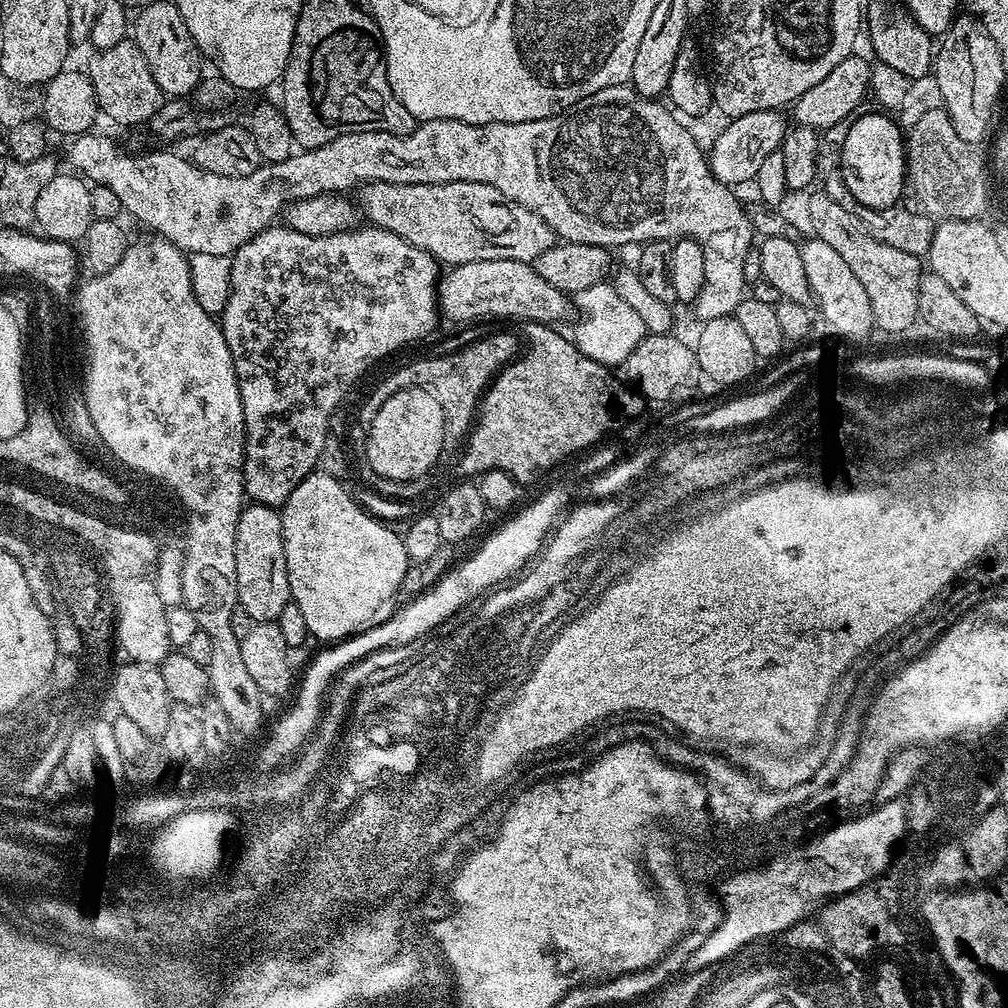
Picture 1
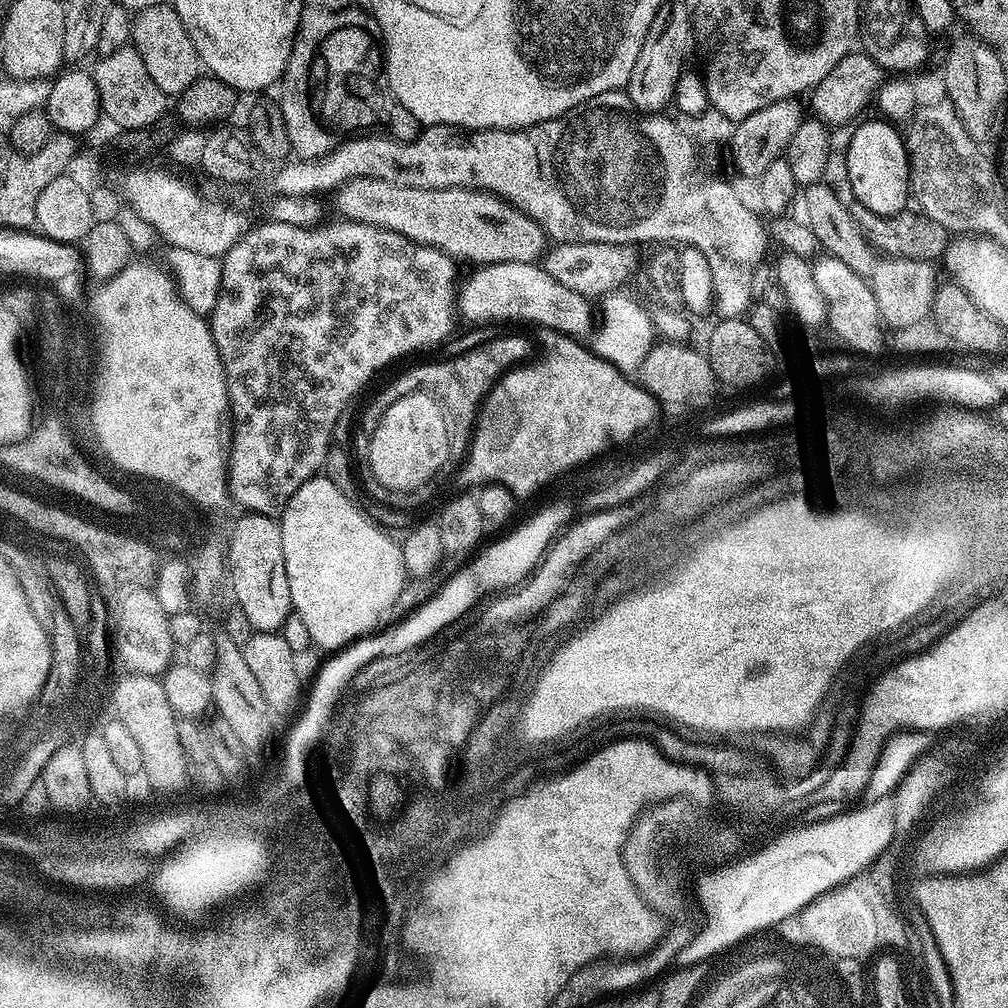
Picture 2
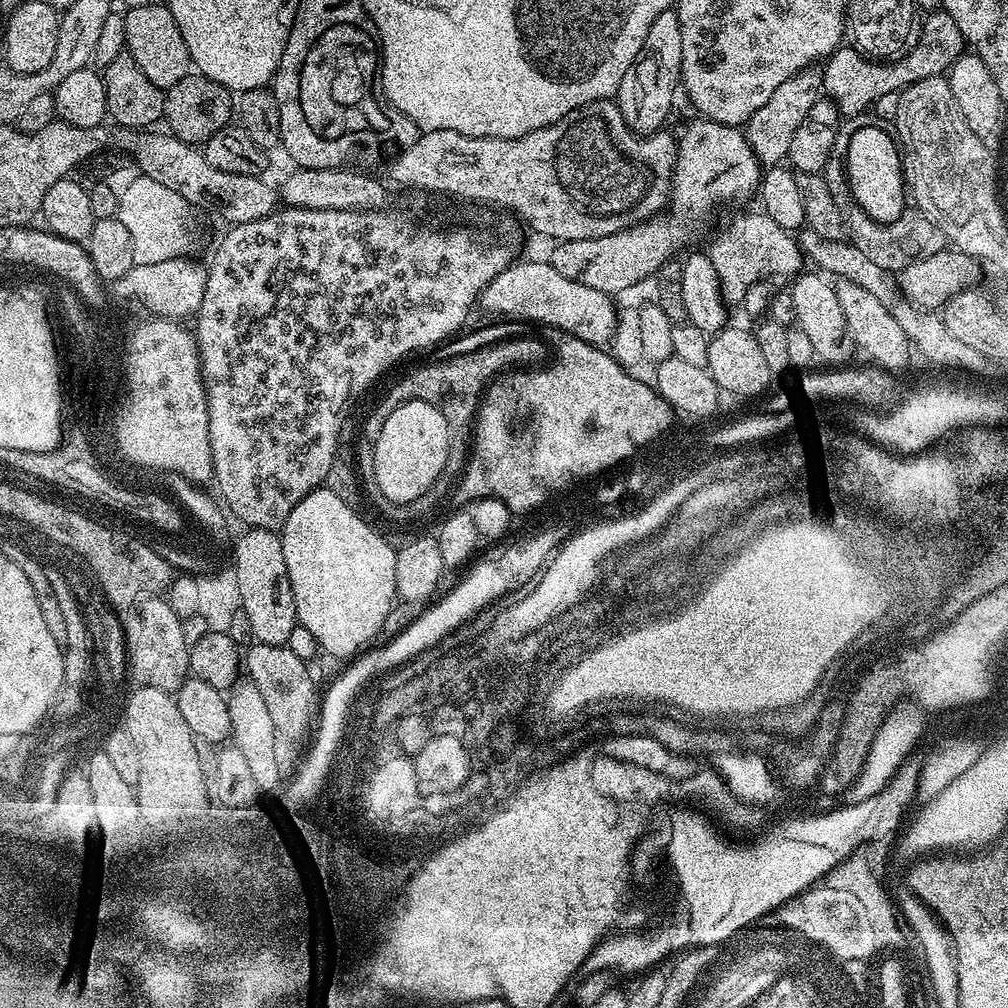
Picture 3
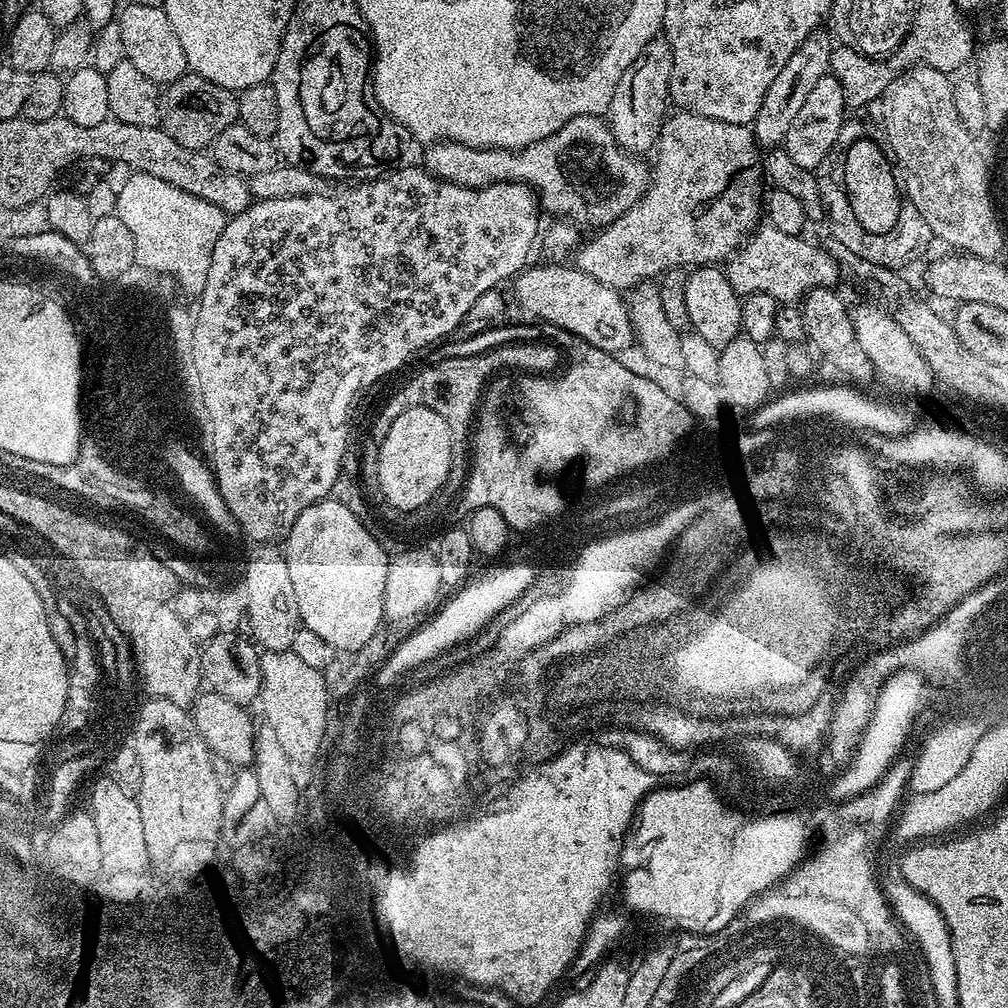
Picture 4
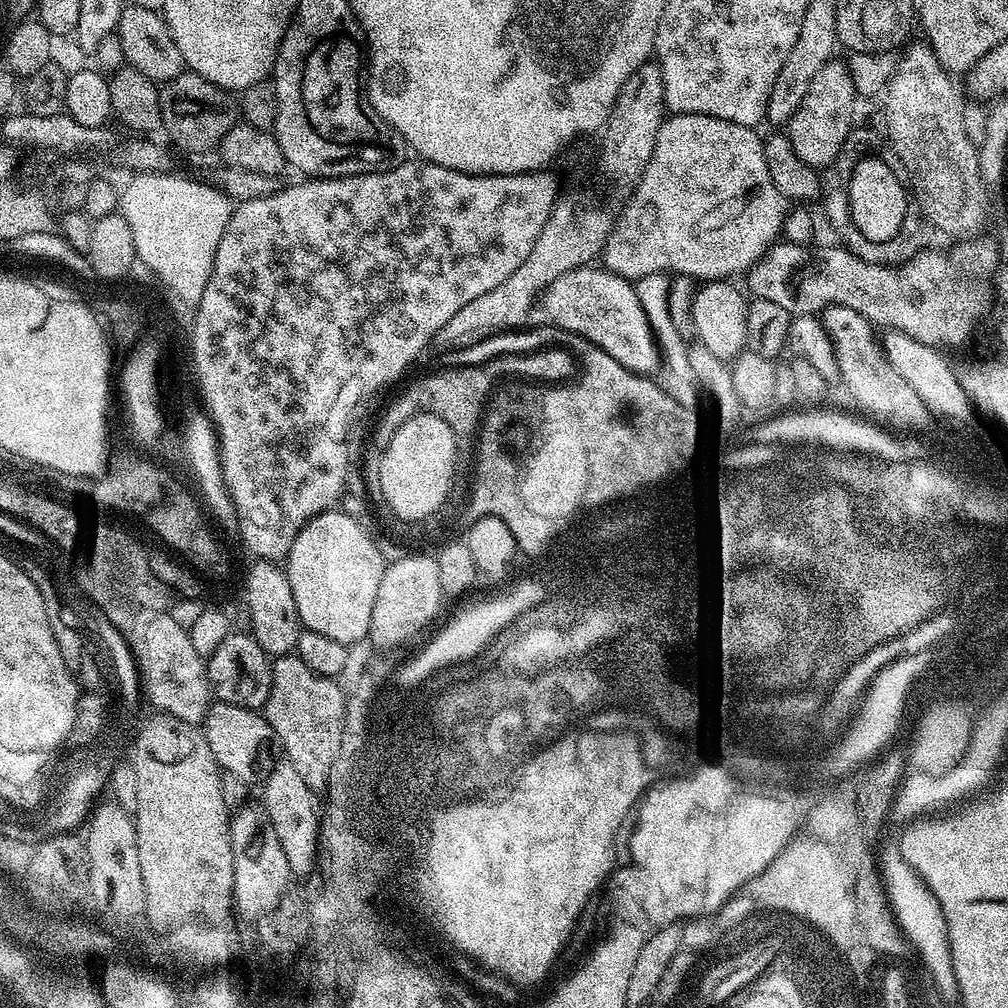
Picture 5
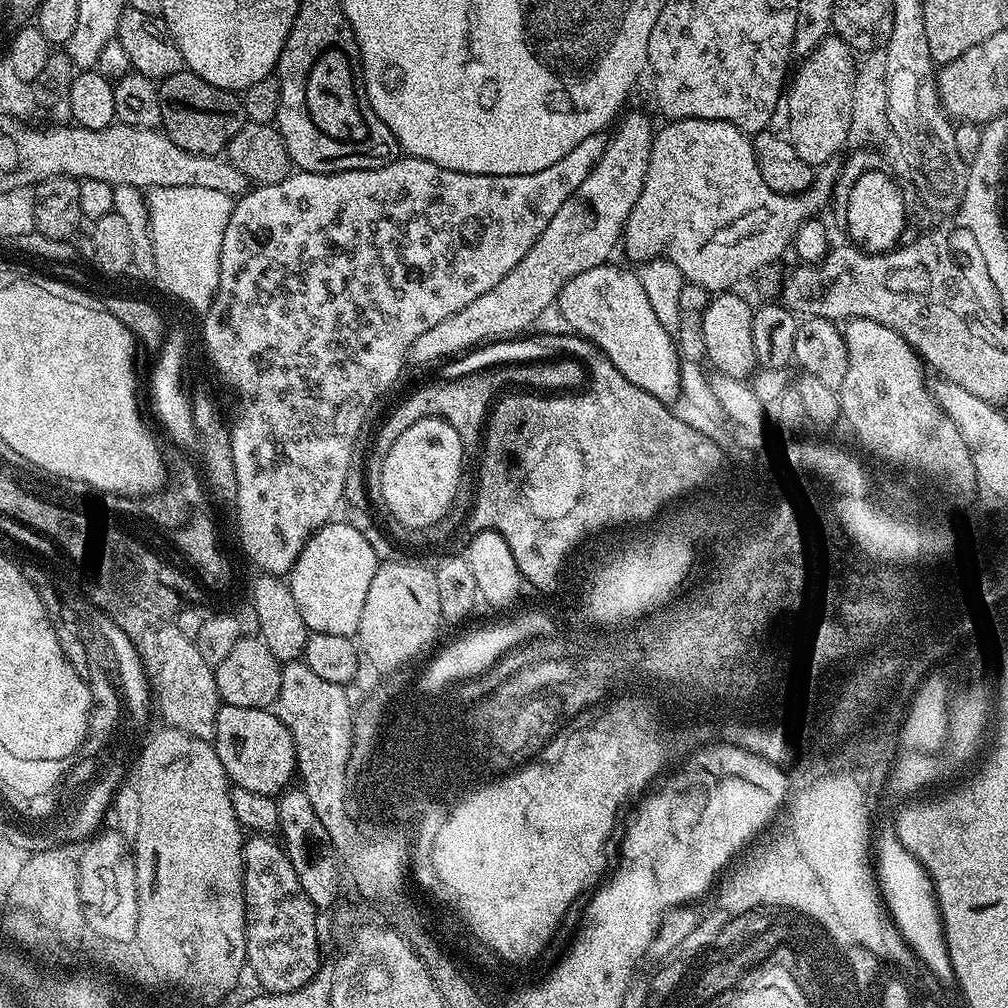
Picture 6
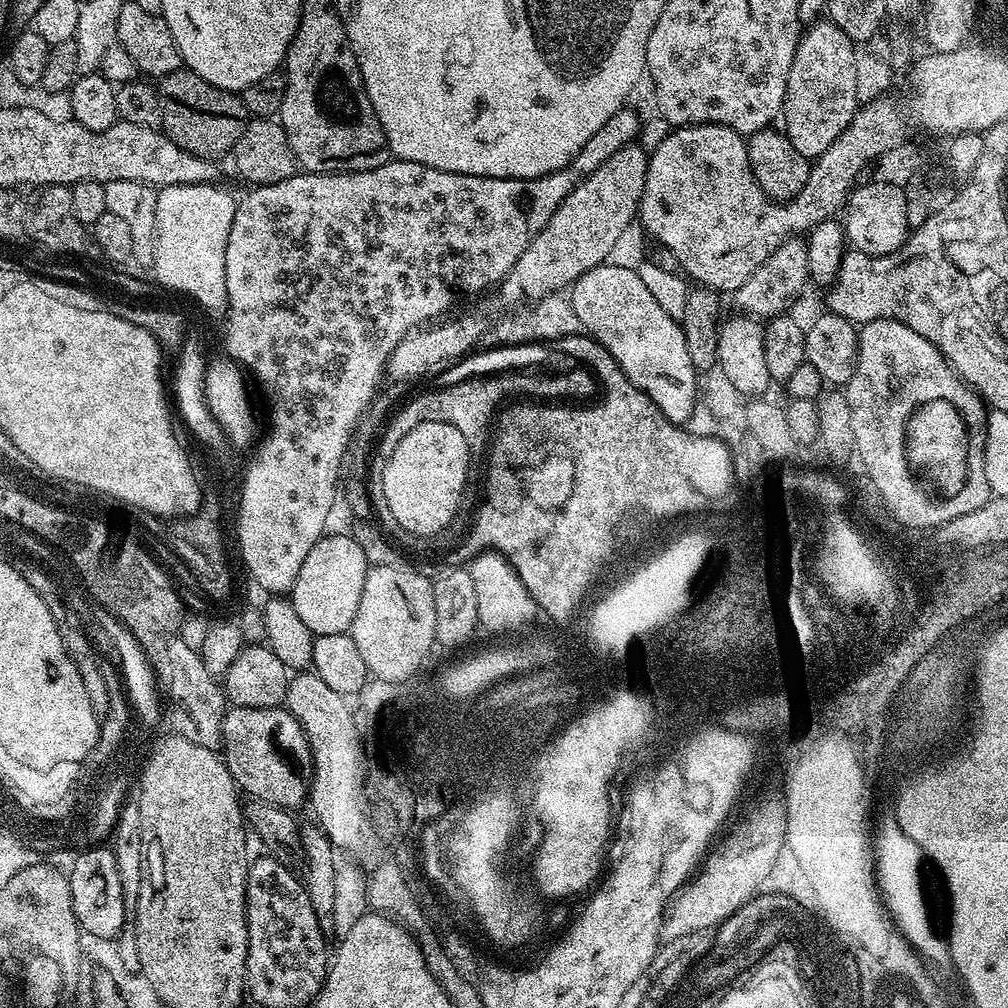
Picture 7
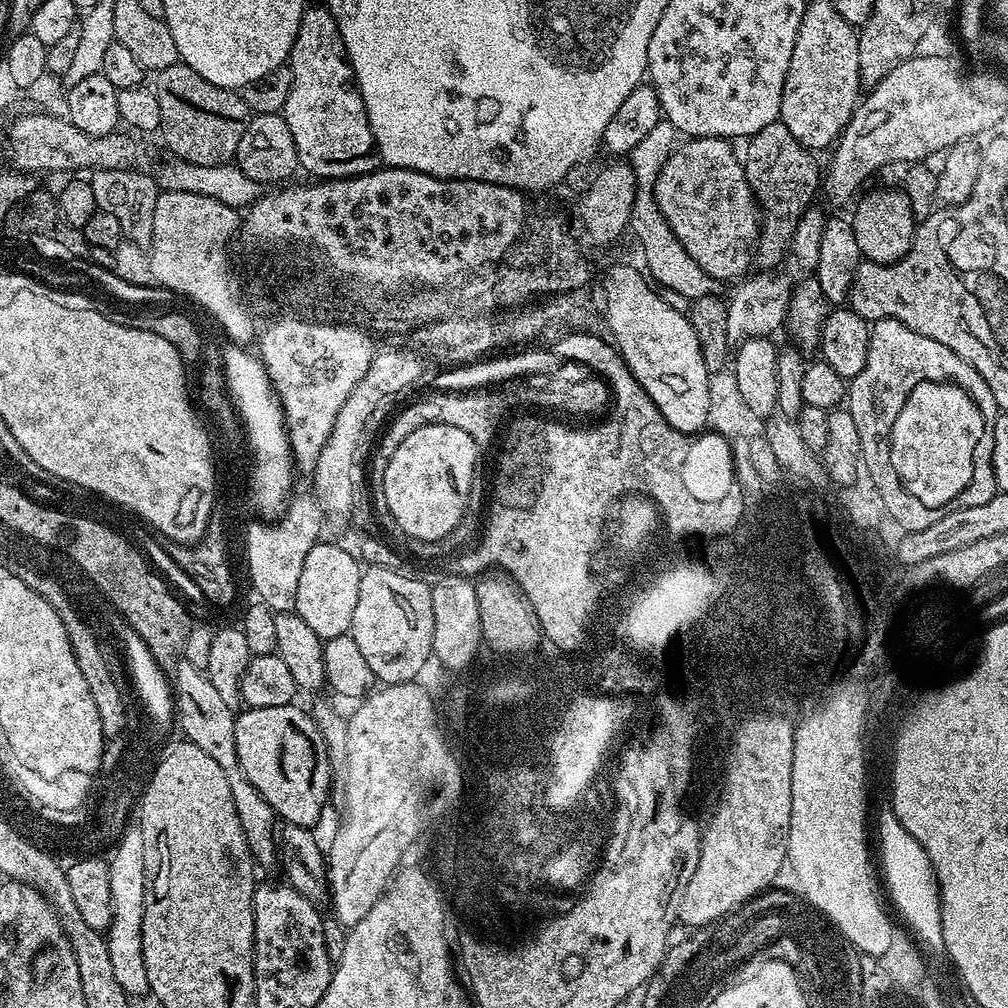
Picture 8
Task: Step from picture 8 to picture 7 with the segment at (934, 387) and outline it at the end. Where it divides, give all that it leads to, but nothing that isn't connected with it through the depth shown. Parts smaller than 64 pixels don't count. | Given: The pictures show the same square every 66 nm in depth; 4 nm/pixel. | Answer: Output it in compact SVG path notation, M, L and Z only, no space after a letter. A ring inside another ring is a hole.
M928 396L928 400L916 403L918 407L905 428L905 453L909 463L924 470L941 495L953 496L967 480L969 435L962 405L960 400L952 400L952 396Z

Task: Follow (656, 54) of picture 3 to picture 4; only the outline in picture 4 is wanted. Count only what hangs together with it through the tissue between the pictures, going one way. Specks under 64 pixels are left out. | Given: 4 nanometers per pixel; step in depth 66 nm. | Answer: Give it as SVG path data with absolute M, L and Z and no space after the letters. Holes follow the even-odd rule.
M657 38L644 47L644 53L632 63L626 74L622 74L622 82L618 82L614 98L610 98L606 119L618 146L625 152L645 154L655 149L656 139L670 112L671 73L672 51L667 40Z

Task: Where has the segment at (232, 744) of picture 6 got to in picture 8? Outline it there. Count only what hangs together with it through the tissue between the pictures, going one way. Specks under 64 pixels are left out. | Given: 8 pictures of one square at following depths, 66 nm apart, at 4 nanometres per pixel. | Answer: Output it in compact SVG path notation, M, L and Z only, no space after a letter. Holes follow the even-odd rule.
M295 703L286 706L266 706L265 708L245 707L236 716L234 726L234 746L242 774L262 794L262 798L272 807L284 824L293 824L303 828L315 829L324 807L328 804L328 791L332 788L332 764L324 736L315 719L308 716Z

